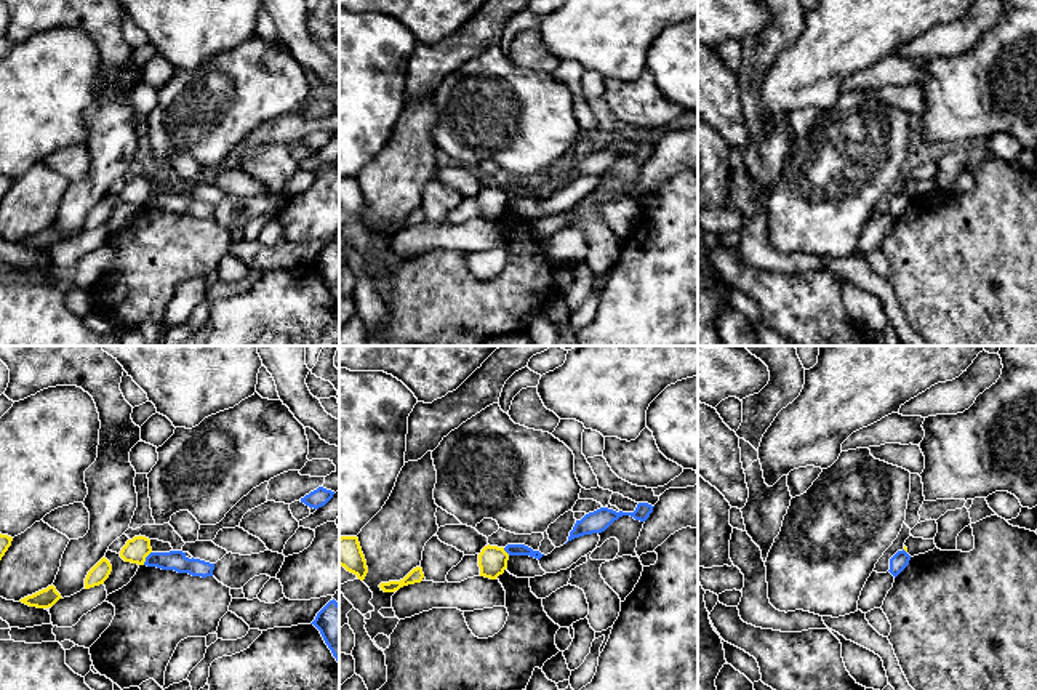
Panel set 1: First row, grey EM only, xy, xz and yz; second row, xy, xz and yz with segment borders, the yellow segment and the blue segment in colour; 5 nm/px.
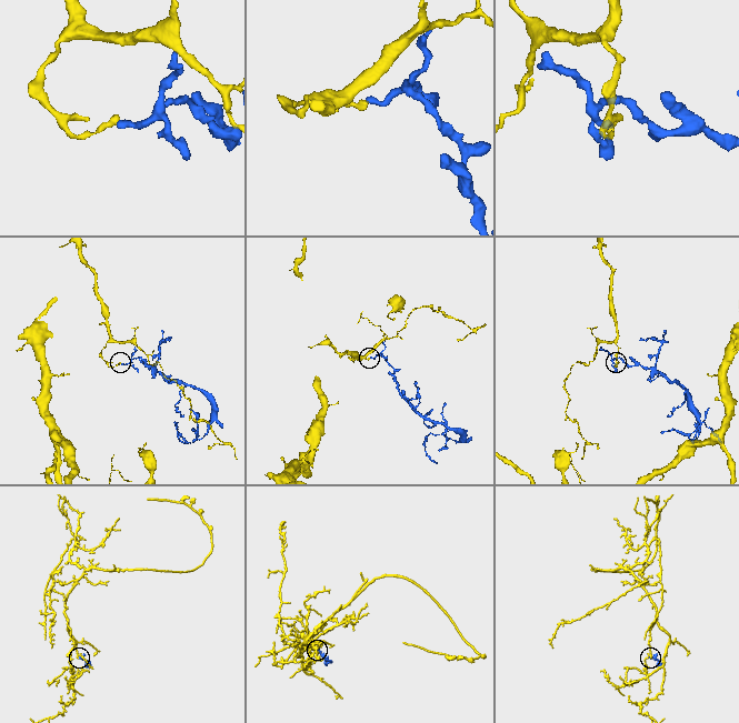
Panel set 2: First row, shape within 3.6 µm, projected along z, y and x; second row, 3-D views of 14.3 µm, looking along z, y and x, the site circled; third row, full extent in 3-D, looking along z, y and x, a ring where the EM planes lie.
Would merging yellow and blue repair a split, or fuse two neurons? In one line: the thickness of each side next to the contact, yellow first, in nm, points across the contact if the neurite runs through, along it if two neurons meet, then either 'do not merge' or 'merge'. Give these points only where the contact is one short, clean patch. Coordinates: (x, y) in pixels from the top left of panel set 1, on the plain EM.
120/100 nm | along xy (151, 192), (143, 205) | do not merge

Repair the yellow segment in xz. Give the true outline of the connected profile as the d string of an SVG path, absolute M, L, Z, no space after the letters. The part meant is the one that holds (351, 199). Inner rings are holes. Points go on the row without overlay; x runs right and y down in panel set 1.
M357 178L339 179L339 207L358 221L365 221L368 208Z

